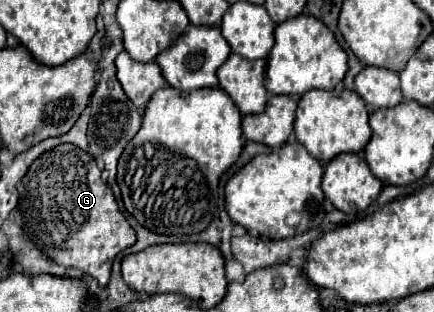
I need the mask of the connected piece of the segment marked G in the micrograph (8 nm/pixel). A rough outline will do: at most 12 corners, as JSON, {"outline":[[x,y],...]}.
{"outline":[[57,145],[19,183],[29,239],[109,283],[135,231],[91,155]]}

